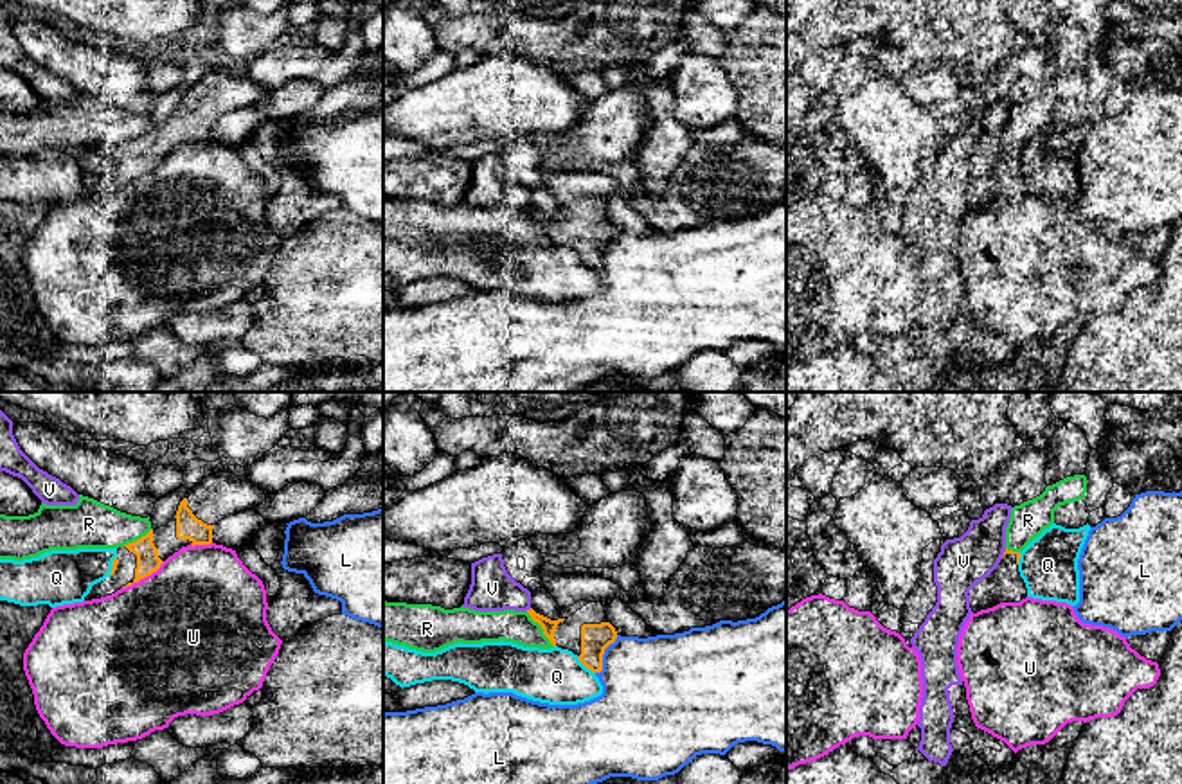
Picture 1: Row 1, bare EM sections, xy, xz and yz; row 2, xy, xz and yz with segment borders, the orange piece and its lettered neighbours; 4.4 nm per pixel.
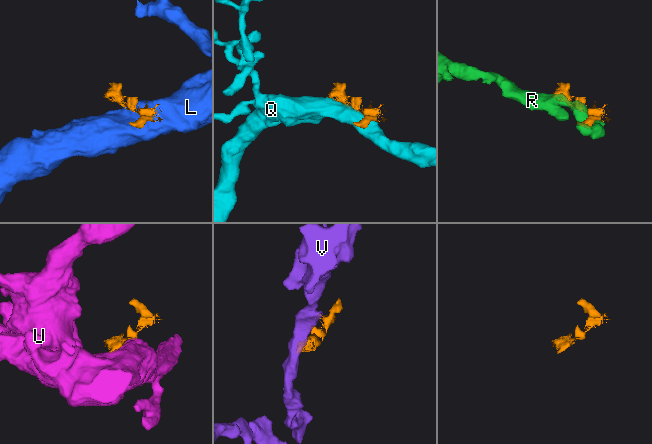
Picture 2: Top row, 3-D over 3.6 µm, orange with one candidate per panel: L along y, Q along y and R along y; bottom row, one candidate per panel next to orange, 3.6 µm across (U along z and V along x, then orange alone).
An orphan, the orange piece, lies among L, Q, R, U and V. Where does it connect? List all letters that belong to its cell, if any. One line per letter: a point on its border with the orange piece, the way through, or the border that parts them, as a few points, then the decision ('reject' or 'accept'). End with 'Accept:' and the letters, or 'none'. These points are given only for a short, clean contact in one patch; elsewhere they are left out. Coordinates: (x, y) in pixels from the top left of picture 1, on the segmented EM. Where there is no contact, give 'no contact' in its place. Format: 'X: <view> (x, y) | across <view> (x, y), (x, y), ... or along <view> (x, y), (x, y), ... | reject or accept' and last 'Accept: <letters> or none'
L: xz (603, 653) | reject
Q: xz (585, 666) | reject
R: xz (542, 628) | reject
U: xy (143, 578) | reject
V: xz (528, 610) | reject
Accept: none

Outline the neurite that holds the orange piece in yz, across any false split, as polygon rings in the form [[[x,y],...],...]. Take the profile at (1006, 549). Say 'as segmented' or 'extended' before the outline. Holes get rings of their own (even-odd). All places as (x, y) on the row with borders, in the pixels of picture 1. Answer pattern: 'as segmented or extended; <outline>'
extended; [[[1007,550],[998,566],[970,590],[970,608],[973,613],[993,608],[1000,602],[1020,602],[1027,597],[1027,588],[1018,572],[1020,552]]]

